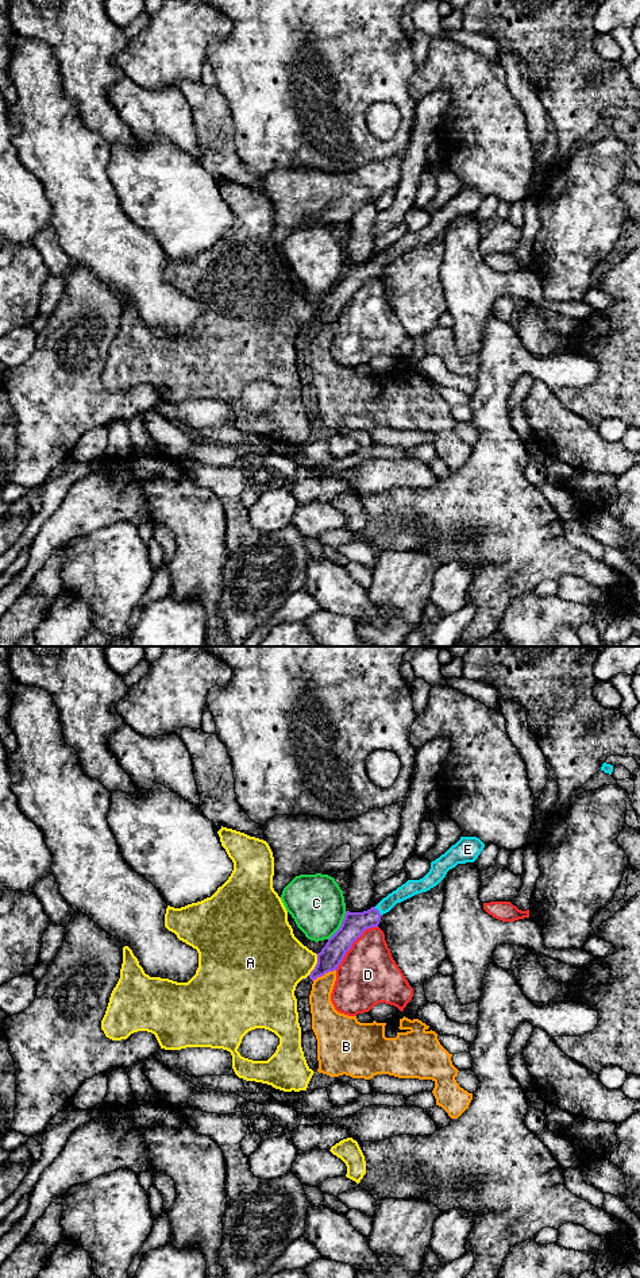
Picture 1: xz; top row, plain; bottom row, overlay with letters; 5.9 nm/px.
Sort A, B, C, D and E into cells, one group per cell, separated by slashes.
A / B / C / D / E

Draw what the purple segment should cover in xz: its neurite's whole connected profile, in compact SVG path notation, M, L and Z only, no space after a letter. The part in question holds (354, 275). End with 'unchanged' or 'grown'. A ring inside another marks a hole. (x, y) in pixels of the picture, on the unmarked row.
M460 189L444 206L431 215L431 221L423 231L408 232L367 263L346 263L340 281L317 305L317 316L311 324L309 331L313 333L328 324L336 323L352 296L365 282L378 279L383 266L389 265L397 255L436 239L446 229L447 224L458 216L474 215L483 200L485 196L477 189Z; grown

